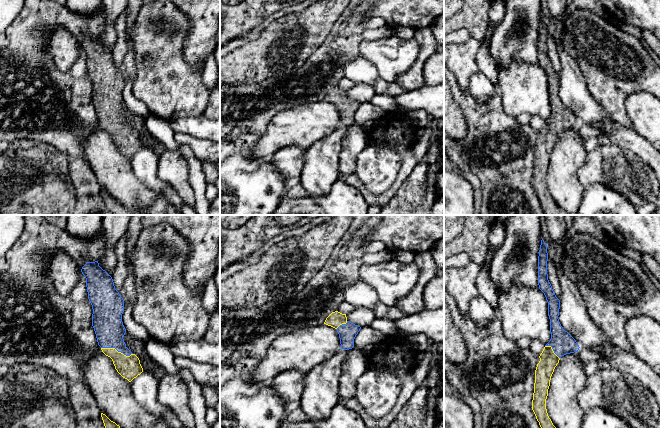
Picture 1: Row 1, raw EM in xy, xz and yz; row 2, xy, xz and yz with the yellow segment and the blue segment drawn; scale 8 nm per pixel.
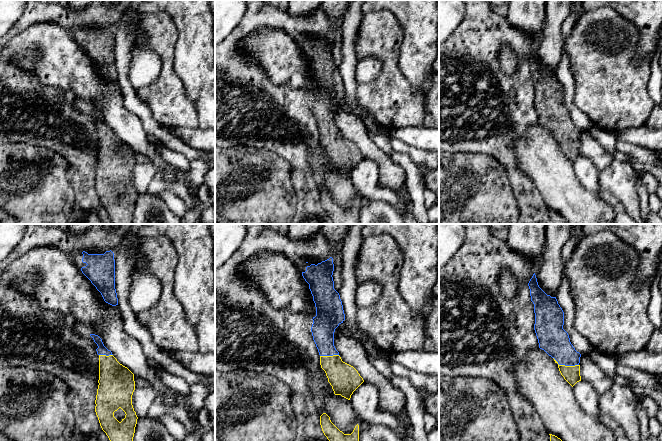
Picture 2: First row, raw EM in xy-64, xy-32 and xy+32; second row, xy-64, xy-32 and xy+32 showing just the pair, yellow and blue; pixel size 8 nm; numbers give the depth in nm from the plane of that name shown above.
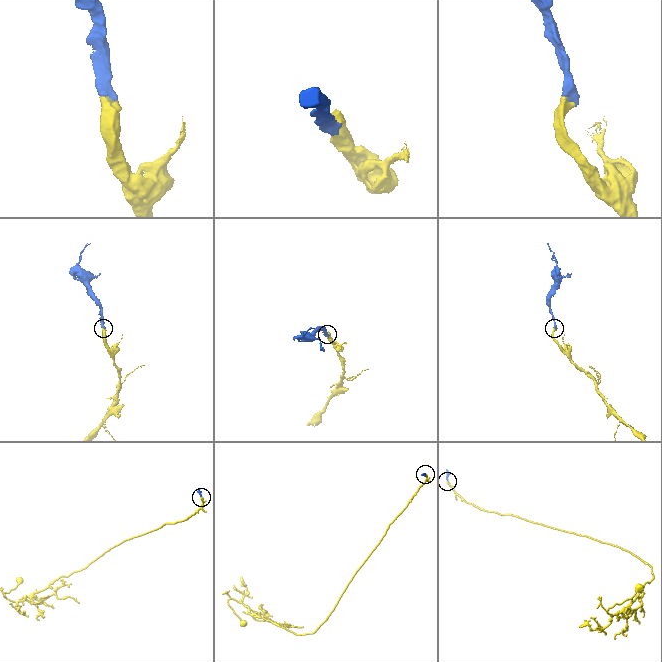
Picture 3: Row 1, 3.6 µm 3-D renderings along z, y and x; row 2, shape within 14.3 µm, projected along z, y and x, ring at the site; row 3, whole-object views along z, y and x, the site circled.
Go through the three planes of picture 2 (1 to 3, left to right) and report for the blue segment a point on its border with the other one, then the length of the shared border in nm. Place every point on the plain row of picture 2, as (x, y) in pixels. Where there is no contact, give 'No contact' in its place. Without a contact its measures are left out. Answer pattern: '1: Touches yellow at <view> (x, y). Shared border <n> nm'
1: Touches yellow at xy-64 (105, 131). Shared border 110 nm
2: Touches yellow at xy-32 (329, 132). Shared border 160 nm
3: Touches yellow at xy+32 (564, 141). Shared border 220 nm

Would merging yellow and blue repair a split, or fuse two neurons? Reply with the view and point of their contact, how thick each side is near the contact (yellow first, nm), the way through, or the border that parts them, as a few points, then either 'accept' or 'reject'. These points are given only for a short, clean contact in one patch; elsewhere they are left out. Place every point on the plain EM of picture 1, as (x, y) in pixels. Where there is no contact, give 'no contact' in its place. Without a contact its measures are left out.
contact xy (116, 126); calibres 190 and 240 nm; way xy (129, 143), (116, 126), (109, 112), (107, 98); accept

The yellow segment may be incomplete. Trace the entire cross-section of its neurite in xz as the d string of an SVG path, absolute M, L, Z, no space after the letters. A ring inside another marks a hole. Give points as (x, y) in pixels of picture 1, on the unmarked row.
M332 88L324 100L335 104L339 110L341 125L349 126L354 123L354 115L361 103L347 96L346 90Z

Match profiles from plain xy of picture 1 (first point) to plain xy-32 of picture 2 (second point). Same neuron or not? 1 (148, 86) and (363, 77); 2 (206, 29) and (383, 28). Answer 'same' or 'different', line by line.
1: different
2: different

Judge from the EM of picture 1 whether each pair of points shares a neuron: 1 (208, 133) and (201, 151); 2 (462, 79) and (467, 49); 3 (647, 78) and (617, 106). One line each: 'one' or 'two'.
1: two
2: one
3: one

